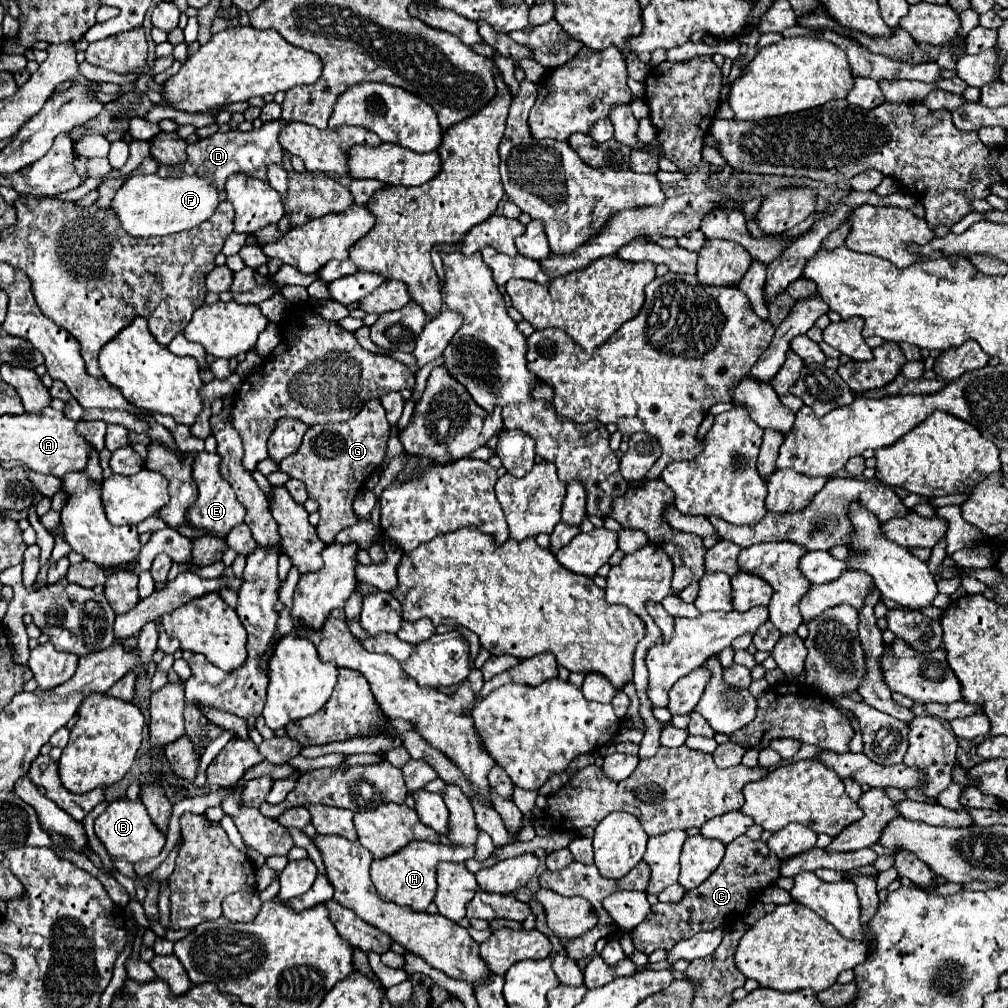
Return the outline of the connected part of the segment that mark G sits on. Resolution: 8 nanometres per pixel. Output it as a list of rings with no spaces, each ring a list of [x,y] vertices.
[[[369,400],[363,410],[347,422],[339,424],[317,424],[311,426],[299,450],[279,462],[281,470],[291,478],[305,482],[309,498],[319,502],[319,526],[317,536],[331,544],[335,534],[347,526],[353,526],[357,520],[351,504],[359,490],[363,490],[365,478],[385,460],[387,440],[391,436],[391,424],[385,418],[385,408],[379,400]]]

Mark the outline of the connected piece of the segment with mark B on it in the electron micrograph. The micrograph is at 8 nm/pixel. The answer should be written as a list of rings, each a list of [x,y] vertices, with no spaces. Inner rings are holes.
[[[113,800],[107,810],[95,820],[95,834],[111,856],[125,856],[131,864],[159,856],[165,846],[165,834],[151,822],[145,806],[139,800]]]

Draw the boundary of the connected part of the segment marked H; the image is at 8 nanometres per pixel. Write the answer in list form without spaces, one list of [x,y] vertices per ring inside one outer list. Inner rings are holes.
[[[415,840],[403,850],[395,852],[393,856],[375,860],[371,864],[371,880],[375,884],[375,890],[381,892],[383,900],[395,902],[397,906],[409,906],[413,912],[425,912],[437,892],[437,882],[435,882],[437,864],[443,860],[463,862],[471,858],[475,858],[475,846],[473,848],[461,848],[461,846],[451,848],[445,844],[431,844],[431,842]]]

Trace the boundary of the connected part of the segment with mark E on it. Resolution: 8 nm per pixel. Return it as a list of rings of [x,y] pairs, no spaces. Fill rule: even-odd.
[[[199,452],[197,454],[195,464],[193,464],[193,480],[199,488],[199,498],[195,500],[195,504],[185,514],[185,520],[191,528],[201,528],[207,534],[225,538],[237,524],[243,522],[245,508],[233,496],[233,488],[229,486],[229,482],[219,474],[219,460],[221,458],[217,454],[209,454],[209,452]]]

